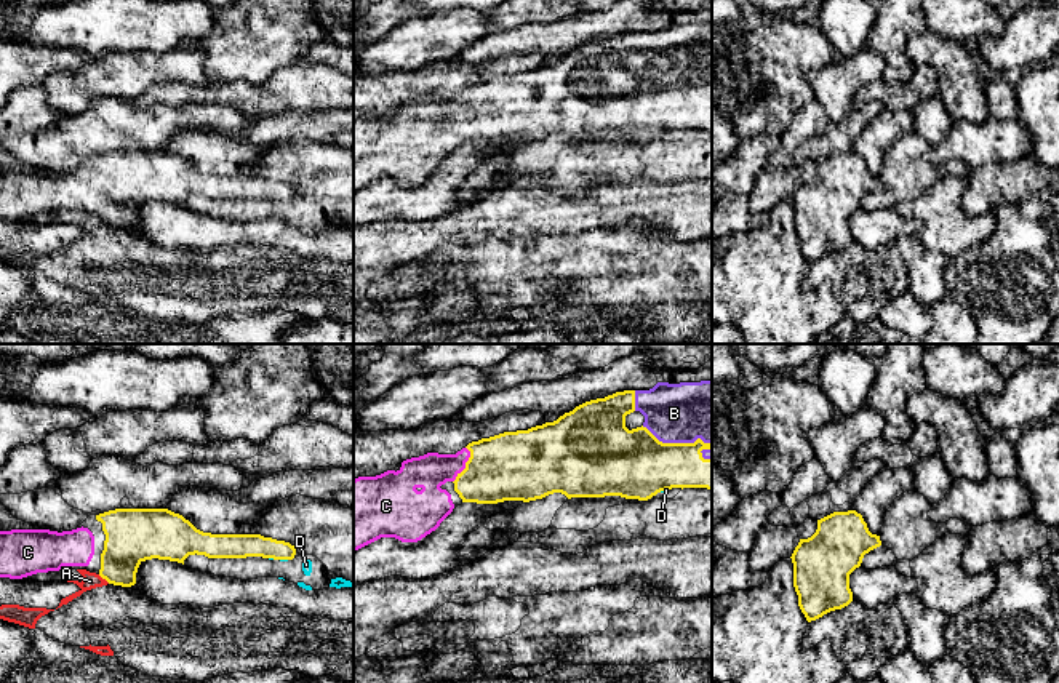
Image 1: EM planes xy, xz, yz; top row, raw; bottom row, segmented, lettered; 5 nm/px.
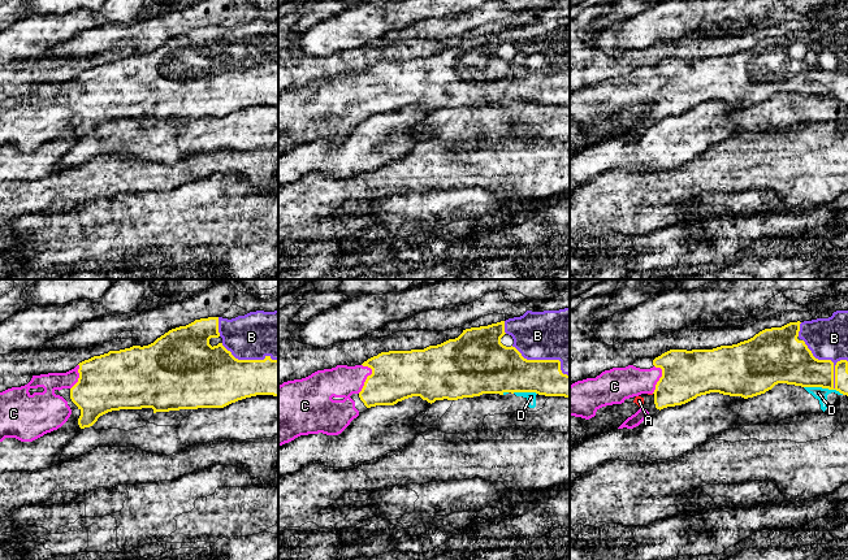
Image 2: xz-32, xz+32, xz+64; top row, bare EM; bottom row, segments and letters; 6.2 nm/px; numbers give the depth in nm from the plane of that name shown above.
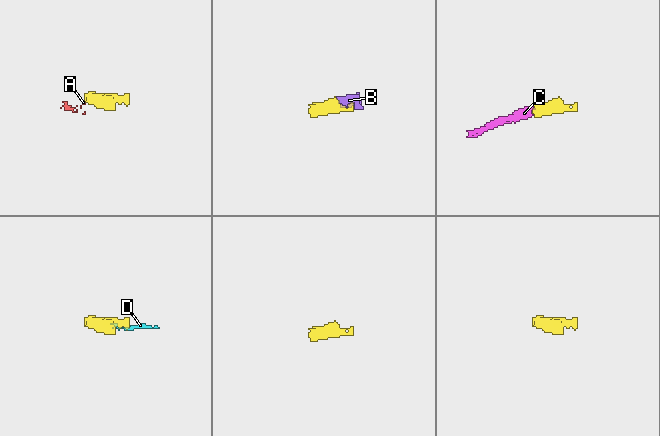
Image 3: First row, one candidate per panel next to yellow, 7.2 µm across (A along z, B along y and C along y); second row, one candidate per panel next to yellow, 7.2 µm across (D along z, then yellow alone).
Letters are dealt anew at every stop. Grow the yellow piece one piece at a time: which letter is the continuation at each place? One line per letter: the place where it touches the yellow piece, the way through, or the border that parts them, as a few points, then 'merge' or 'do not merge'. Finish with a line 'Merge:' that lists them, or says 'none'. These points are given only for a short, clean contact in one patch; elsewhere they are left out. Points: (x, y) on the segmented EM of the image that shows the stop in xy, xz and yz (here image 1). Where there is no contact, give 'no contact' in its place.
A: contact xy (104, 578); border xy (98, 575), (109, 583); do not merge
B: contact xz (677, 443); merge
C: contact xz (466, 464); merge
D: contact xz (663, 490); do not merge
Merge: B, C

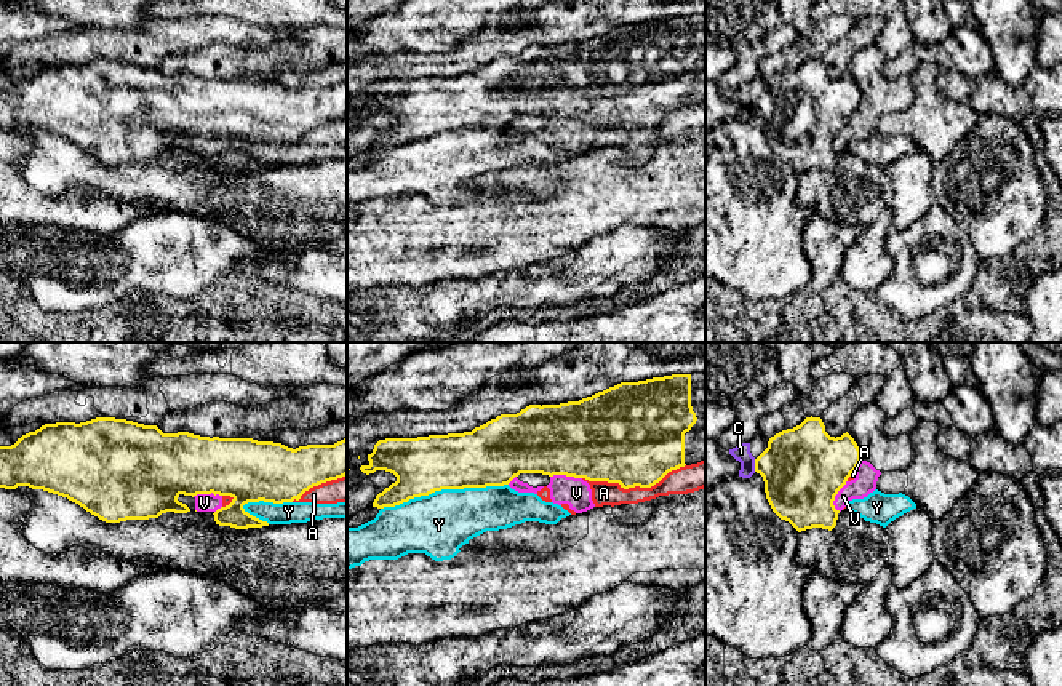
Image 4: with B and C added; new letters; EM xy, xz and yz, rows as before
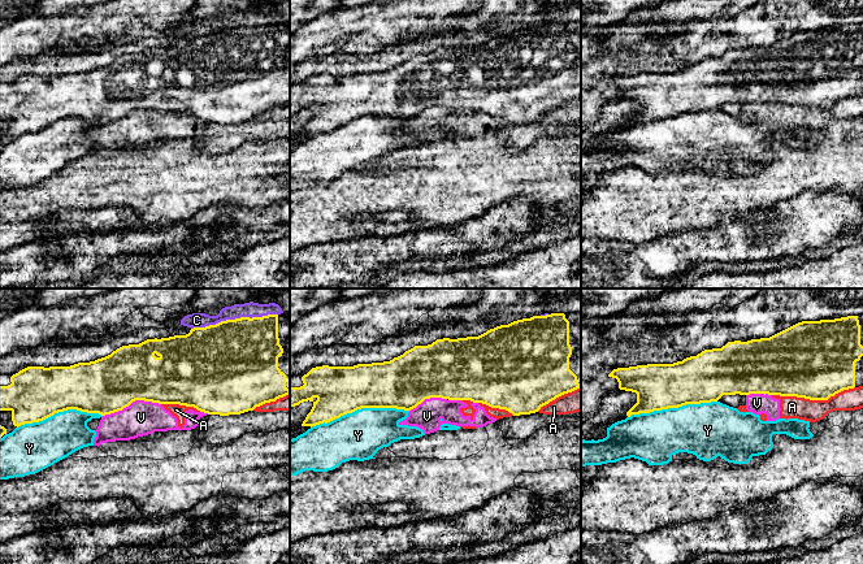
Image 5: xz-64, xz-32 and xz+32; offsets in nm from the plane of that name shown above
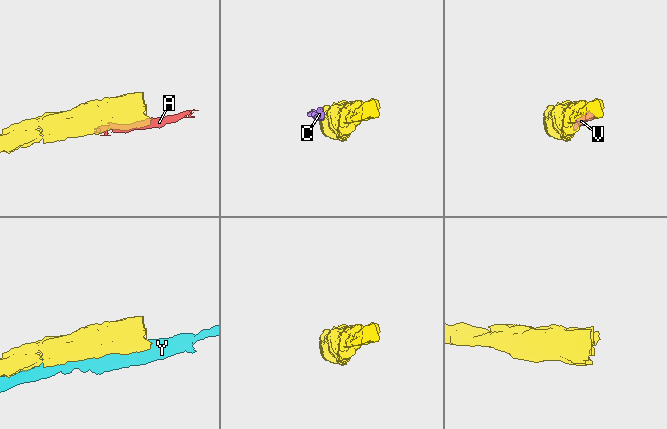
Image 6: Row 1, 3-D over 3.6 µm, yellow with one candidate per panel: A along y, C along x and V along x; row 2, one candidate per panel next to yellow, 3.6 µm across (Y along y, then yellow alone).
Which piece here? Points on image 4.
A: contact xz (634, 486); do not merge
C: contact yz (755, 466); do not merge
V: contact yz (835, 494); do not merge
Y: contact xz (443, 488); do not merge
Merge: none

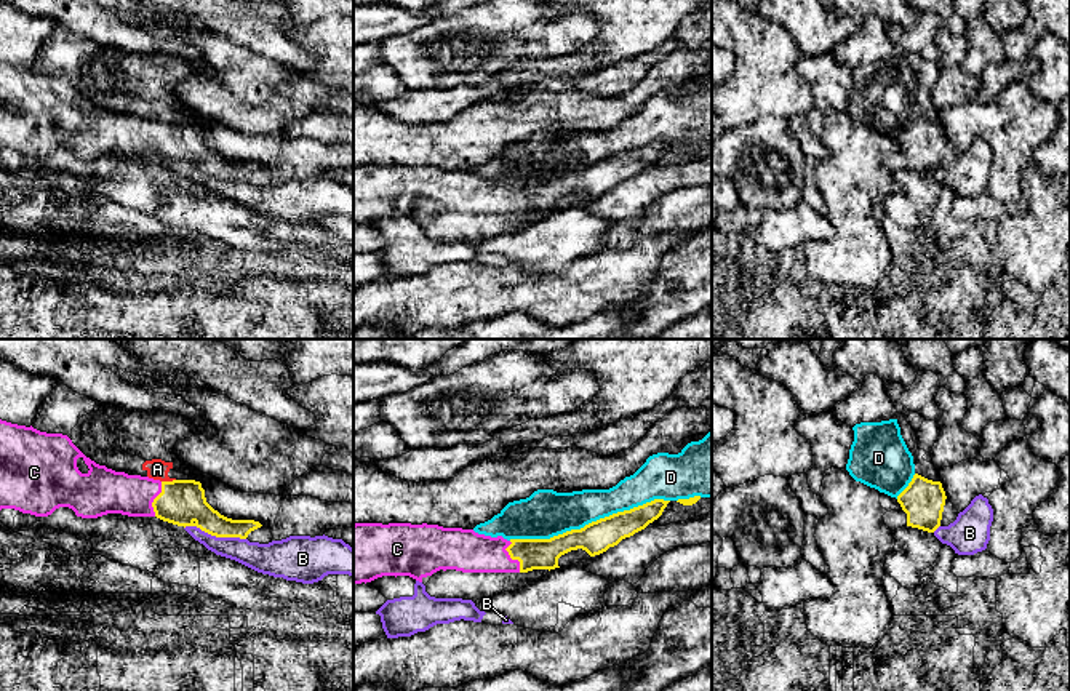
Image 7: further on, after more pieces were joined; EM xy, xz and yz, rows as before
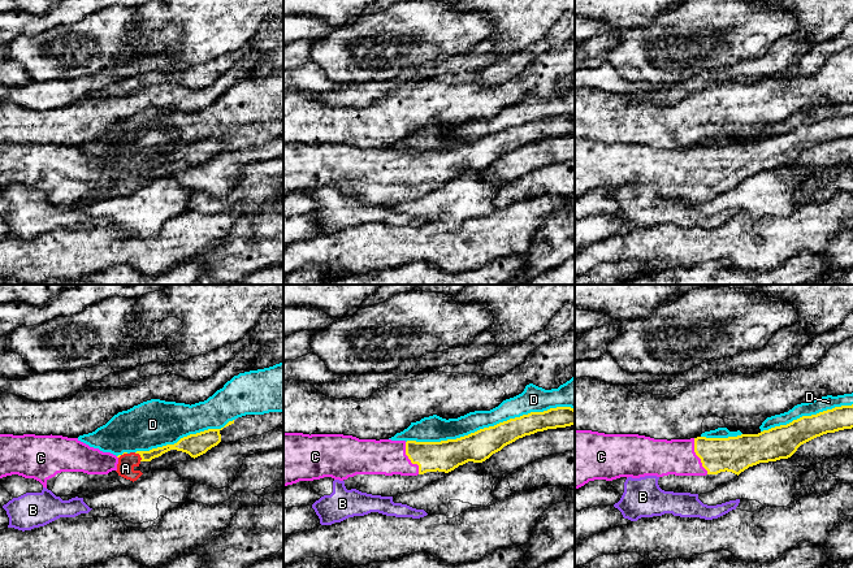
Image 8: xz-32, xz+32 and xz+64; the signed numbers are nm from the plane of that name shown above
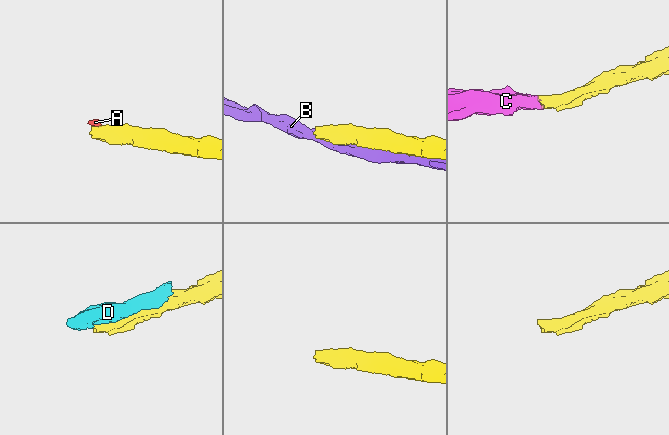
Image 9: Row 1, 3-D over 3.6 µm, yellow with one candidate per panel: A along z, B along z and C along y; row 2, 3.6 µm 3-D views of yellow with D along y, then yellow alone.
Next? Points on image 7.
A: contact xy (168, 482); border xy (175, 479), (162, 482); do not merge
B: contact xy (215, 535); border xy (184, 527), (199, 527), (216, 536), (239, 536), (245, 539); do not merge
C: contact xz (512, 559); way xz (533, 554), (512, 559), (466, 551); merge
D: contact xz (589, 523); do not merge
Merge: C

